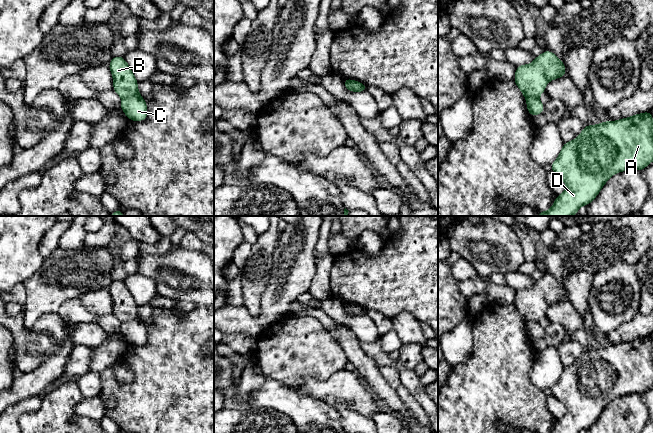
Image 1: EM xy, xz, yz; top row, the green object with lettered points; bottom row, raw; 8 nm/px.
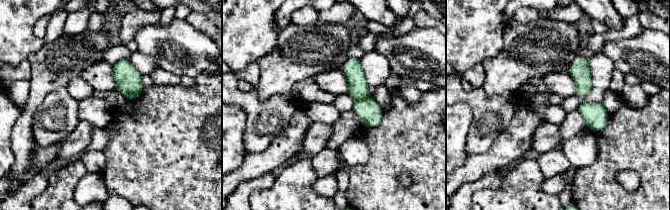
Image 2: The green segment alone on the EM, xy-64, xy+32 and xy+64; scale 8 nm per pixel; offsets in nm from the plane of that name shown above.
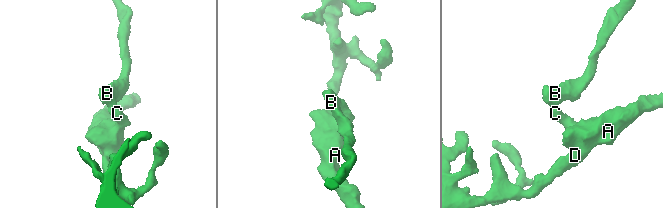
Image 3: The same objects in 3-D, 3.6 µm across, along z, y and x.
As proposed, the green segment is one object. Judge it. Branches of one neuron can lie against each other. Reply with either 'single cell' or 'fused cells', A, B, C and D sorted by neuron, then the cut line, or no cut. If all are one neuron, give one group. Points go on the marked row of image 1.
fused cells; A C D / B; cut in xy along (138, 93), (132, 96), (125, 96), (122, 99)

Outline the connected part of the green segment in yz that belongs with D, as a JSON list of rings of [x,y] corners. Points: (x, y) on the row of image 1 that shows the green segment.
[[[651,110],[616,121],[603,121],[597,125],[585,125],[572,141],[564,142],[557,159],[550,164],[552,171],[566,183],[565,191],[557,195],[548,211],[537,211],[538,216],[573,216],[583,205],[588,206],[606,182],[616,173],[627,170],[643,171],[653,162],[653,116]]]

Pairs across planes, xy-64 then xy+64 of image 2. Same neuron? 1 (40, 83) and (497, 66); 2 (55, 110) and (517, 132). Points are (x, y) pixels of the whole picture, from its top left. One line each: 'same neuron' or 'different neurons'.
1: same neuron
2: different neurons

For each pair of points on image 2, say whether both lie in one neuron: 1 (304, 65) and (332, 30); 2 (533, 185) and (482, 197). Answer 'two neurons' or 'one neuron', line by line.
1: one neuron
2: one neuron

